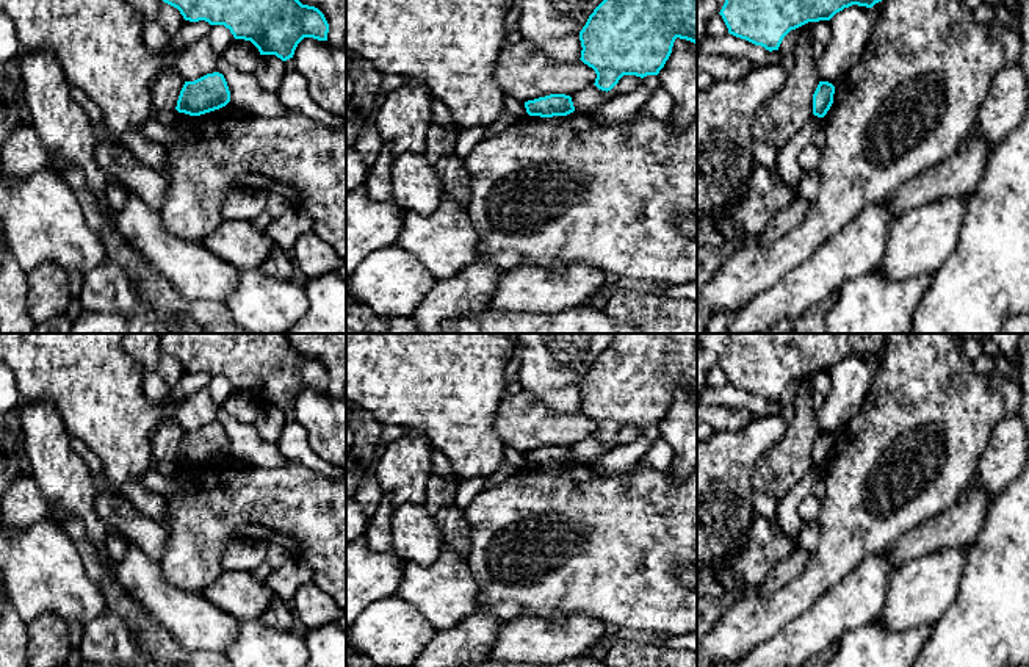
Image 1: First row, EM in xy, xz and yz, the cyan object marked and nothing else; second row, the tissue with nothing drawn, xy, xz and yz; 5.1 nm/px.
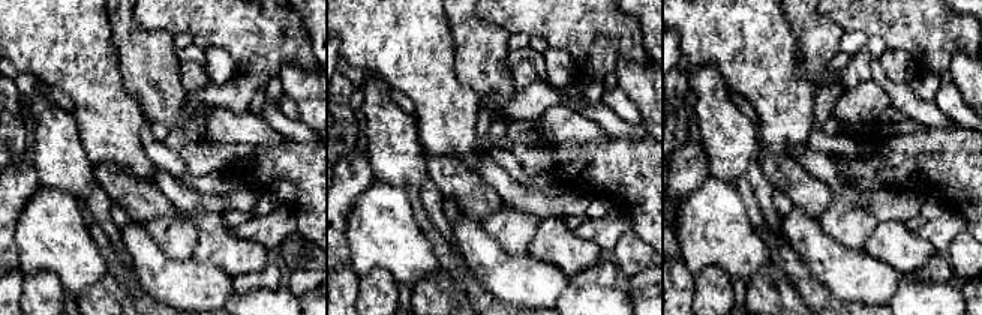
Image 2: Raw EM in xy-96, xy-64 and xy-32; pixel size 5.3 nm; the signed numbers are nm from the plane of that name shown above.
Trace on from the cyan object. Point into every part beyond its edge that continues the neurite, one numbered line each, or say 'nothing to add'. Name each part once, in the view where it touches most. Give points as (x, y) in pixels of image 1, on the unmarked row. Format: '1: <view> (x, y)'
nothing to add

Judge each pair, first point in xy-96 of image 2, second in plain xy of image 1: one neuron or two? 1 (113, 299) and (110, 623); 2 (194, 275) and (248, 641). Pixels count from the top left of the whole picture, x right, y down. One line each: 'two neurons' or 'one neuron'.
1: one neuron
2: two neurons

